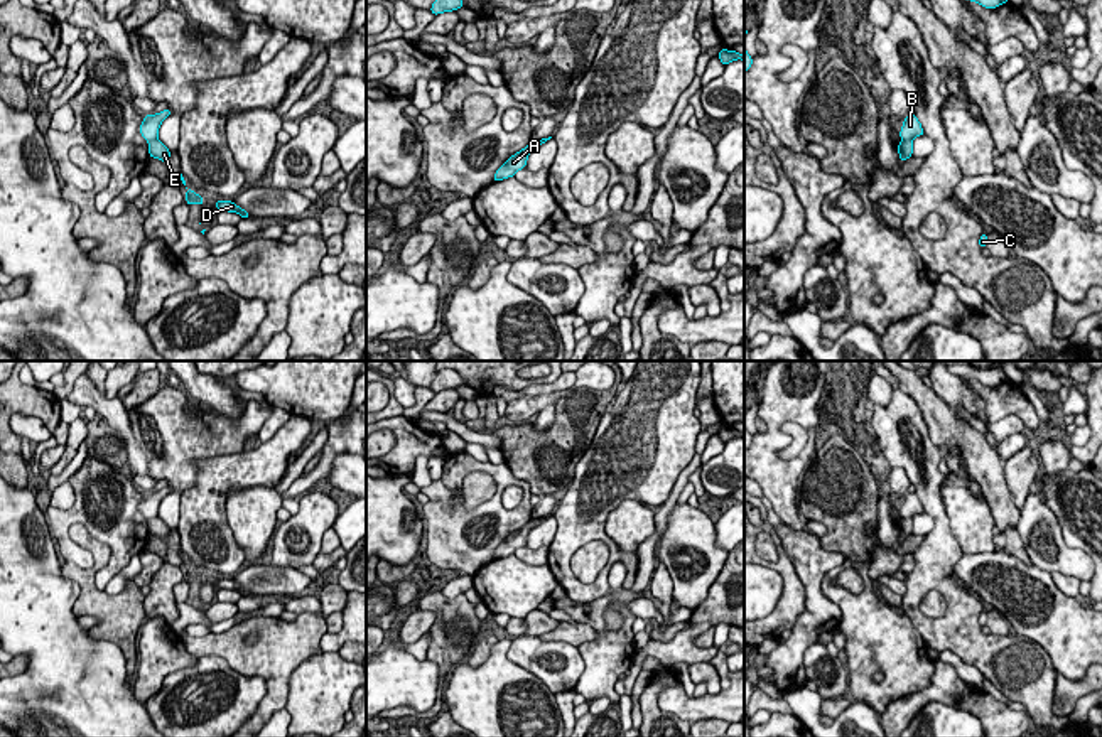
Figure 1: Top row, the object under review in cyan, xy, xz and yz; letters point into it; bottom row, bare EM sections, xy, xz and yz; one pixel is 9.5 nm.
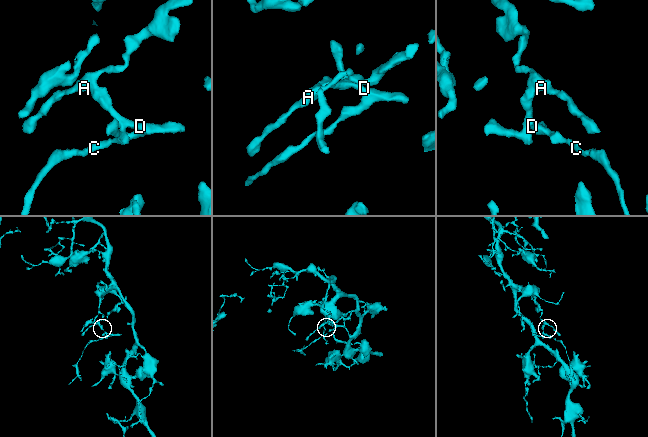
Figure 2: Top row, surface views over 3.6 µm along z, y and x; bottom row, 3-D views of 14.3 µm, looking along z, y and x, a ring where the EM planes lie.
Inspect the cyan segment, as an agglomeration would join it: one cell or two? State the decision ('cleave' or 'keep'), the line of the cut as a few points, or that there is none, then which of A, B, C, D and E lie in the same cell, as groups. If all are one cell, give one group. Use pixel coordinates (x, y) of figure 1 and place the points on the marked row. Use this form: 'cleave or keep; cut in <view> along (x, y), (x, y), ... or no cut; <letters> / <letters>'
cleave; cut in yz along (902, 139), (910, 140); A B / C D E

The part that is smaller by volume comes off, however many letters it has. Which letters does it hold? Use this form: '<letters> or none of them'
C, D, E

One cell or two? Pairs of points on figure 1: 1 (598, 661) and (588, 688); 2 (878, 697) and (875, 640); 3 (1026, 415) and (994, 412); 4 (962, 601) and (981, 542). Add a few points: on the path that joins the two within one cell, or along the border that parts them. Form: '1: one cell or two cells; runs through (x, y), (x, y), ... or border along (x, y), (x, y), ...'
1: one cell; runs through (598, 668), (594, 682)
2: one cell; runs through (866, 683), (868, 653)
3: one cell; runs through (1018, 408), (1003, 408)
4: two cells; border along (947, 515), (950, 535), (962, 554)

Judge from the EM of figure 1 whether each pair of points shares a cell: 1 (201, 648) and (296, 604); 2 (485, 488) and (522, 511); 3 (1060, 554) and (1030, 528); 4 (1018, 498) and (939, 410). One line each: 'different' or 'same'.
1: different
2: different
3: same
4: different

